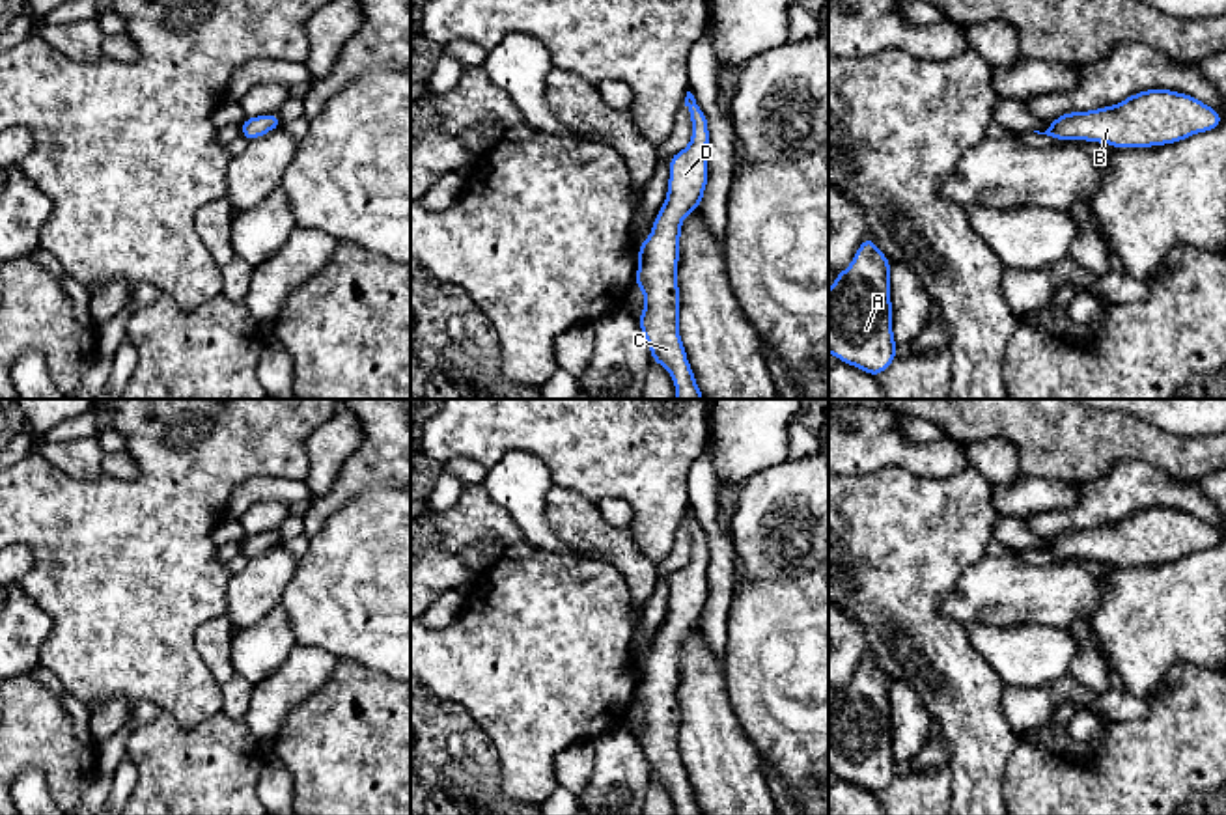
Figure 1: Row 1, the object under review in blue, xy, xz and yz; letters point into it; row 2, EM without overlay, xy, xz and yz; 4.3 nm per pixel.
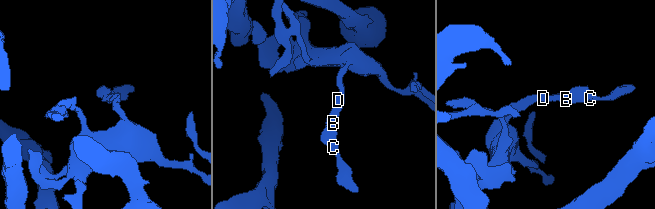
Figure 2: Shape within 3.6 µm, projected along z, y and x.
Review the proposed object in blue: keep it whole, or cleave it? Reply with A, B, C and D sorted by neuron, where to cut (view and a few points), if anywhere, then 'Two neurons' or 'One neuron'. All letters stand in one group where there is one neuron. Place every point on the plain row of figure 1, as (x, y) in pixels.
Groups: A B C D. No split. One neuron

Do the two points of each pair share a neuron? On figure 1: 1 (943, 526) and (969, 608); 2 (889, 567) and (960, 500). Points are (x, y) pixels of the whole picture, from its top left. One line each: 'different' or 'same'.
1: different
2: same

